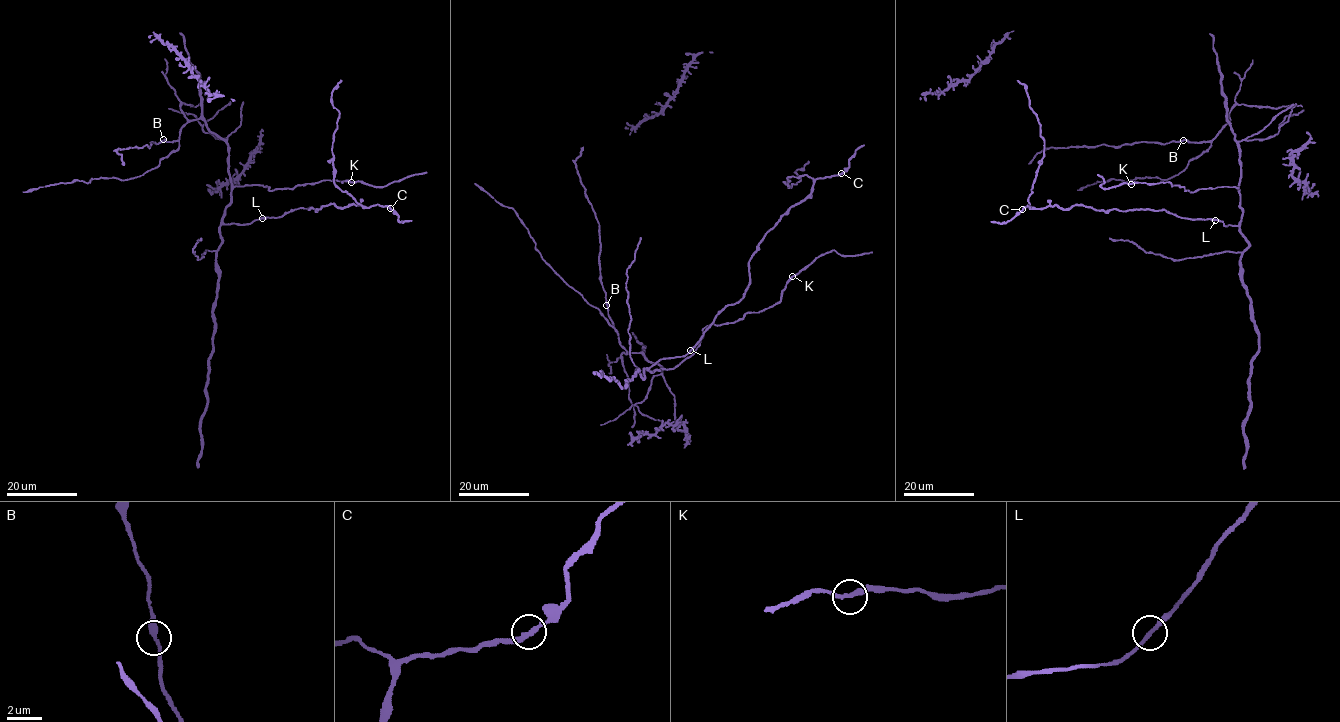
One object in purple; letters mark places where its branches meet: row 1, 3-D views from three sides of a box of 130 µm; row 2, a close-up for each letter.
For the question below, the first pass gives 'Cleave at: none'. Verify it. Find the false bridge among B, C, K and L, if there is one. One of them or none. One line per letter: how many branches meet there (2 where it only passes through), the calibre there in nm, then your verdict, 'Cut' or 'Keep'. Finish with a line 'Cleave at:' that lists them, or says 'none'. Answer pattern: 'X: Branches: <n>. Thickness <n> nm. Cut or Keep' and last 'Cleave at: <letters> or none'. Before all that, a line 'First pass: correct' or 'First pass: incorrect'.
First pass: correct
B: Branches: 2. Thickness 280 nm. Keep
C: Branches: 2. Thickness 260 nm. Keep
K: Branches: 2. Thickness 260 nm. Keep
L: Branches: 2. Thickness 260 nm. Keep
Cleave at: none

